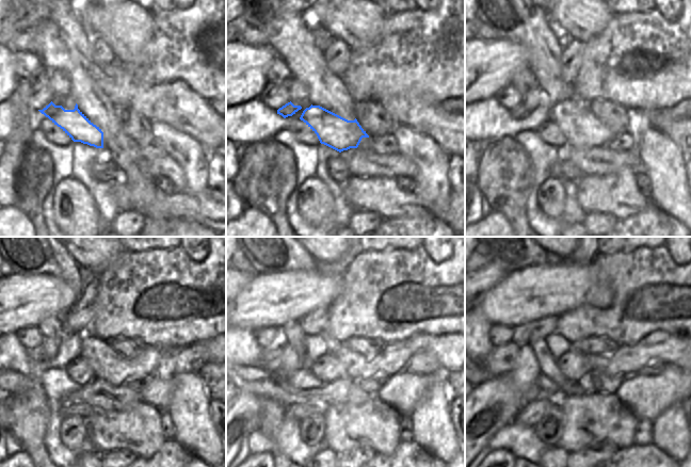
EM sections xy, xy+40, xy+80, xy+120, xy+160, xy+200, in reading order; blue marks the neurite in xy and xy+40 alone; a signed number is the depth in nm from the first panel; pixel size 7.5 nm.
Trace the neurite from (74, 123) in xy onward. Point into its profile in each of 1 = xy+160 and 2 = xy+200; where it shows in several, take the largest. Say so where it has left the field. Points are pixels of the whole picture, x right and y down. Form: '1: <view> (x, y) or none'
1: xy+160 (392, 358)
2: xy+200 (681, 351)

